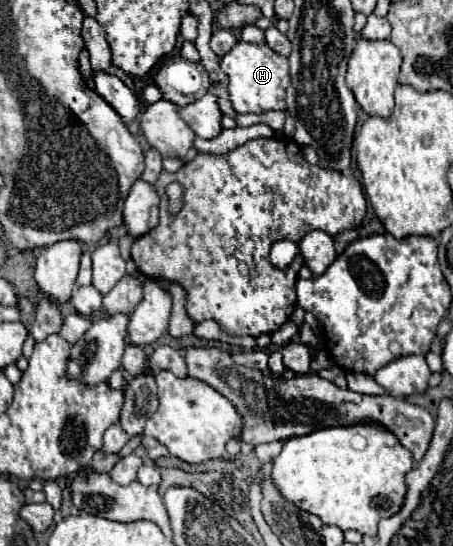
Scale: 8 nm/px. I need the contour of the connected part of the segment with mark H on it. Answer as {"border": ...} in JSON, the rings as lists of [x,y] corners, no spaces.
{"border":[[[238,42],[220,62],[220,68],[228,76],[228,94],[236,114],[262,114],[270,110],[286,110],[286,88],[290,86],[288,58],[274,52],[266,42],[248,44]]]}

